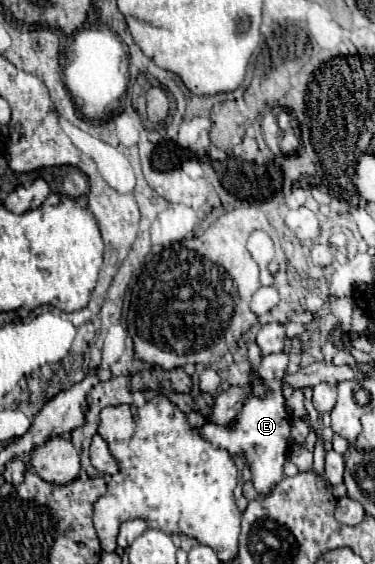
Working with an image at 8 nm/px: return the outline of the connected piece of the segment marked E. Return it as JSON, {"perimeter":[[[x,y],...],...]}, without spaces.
{"perimeter":[[[276,353],[276,355],[266,355],[262,357],[262,363],[258,367],[258,375],[260,381],[264,385],[266,395],[258,397],[258,395],[248,395],[242,403],[242,409],[238,411],[232,427],[226,425],[202,425],[196,427],[196,431],[206,437],[206,441],[210,441],[214,447],[226,449],[230,453],[232,459],[236,457],[244,457],[246,465],[252,471],[252,483],[258,495],[266,497],[266,493],[272,493],[274,485],[278,485],[278,481],[284,479],[284,465],[290,457],[290,445],[292,445],[292,437],[290,437],[290,415],[286,413],[286,401],[282,395],[282,387],[278,385],[278,381],[282,381],[284,377],[284,369],[288,365],[288,355],[286,353]]]}

